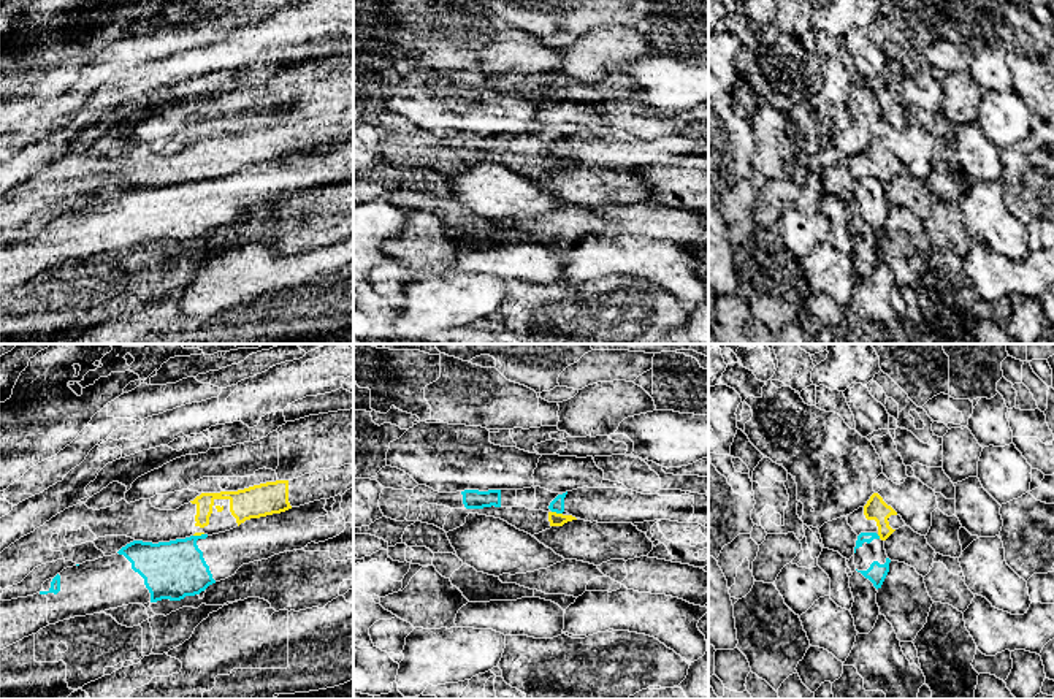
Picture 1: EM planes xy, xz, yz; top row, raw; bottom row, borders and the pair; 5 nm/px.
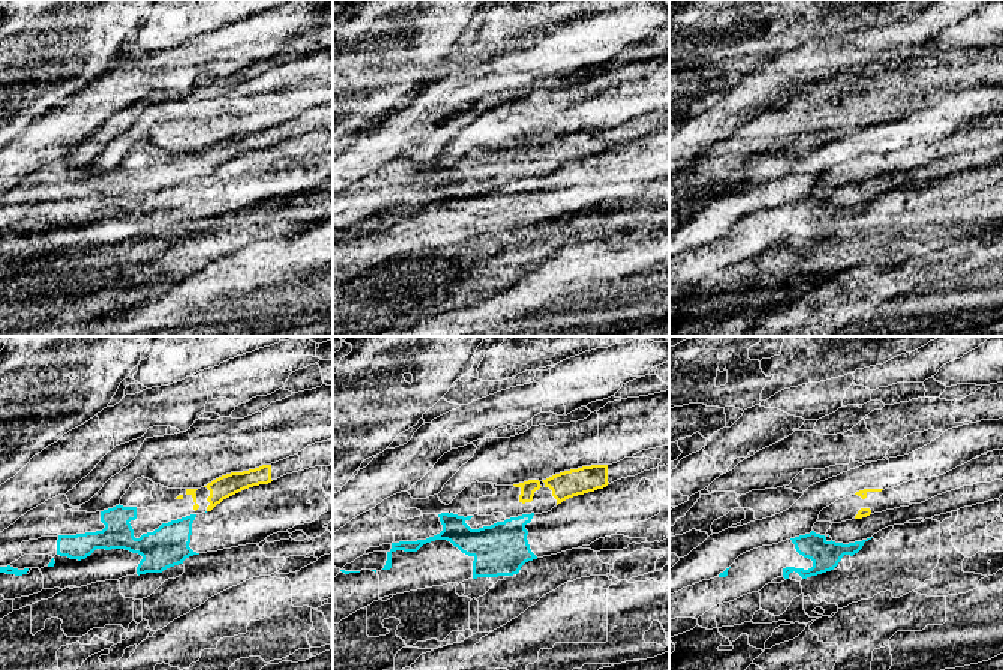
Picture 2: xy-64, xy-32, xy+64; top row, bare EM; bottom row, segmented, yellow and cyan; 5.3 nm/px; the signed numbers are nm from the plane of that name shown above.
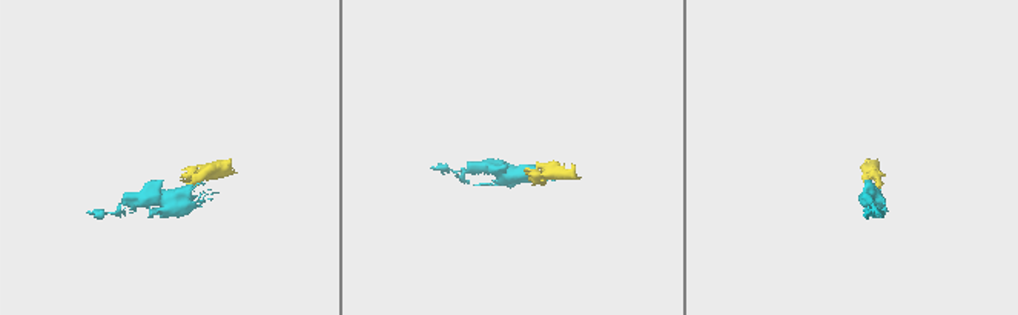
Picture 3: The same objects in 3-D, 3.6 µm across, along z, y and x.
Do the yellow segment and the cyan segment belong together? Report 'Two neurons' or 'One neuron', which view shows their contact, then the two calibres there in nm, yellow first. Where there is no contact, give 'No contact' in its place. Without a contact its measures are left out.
Two neurons. Touches yellow in xz. Thickness 70 nm (yellow) against 70 nm

